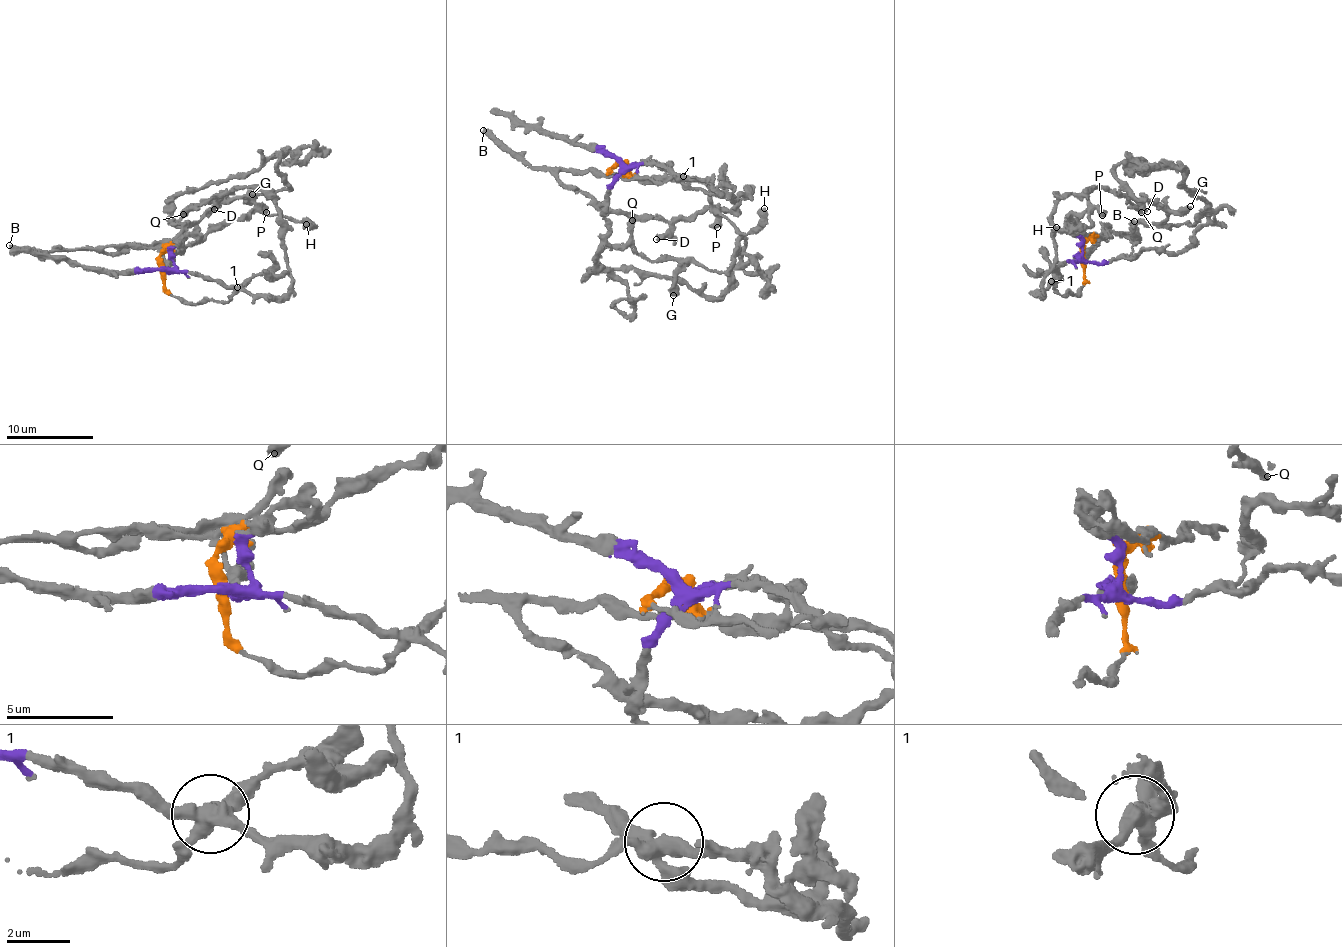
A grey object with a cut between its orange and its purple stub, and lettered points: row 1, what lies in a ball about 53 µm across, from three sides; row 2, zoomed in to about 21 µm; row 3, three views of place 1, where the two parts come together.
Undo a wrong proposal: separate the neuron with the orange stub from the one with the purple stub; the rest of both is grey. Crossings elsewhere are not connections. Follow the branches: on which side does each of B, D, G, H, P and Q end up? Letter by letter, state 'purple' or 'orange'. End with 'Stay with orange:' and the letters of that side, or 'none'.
B: orange
D: purple
G: orange
H: orange
P: orange
Q: purple
Stay with orange: B, G, H, P

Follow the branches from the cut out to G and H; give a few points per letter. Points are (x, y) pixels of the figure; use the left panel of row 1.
G: (162, 267), (162, 245), (106, 244), (103, 250), (168, 241), (216, 205), (251, 194)
H: (162, 267), (160, 256), (174, 244), (197, 245), (209, 233), (253, 212), (281, 214), (306, 225)

